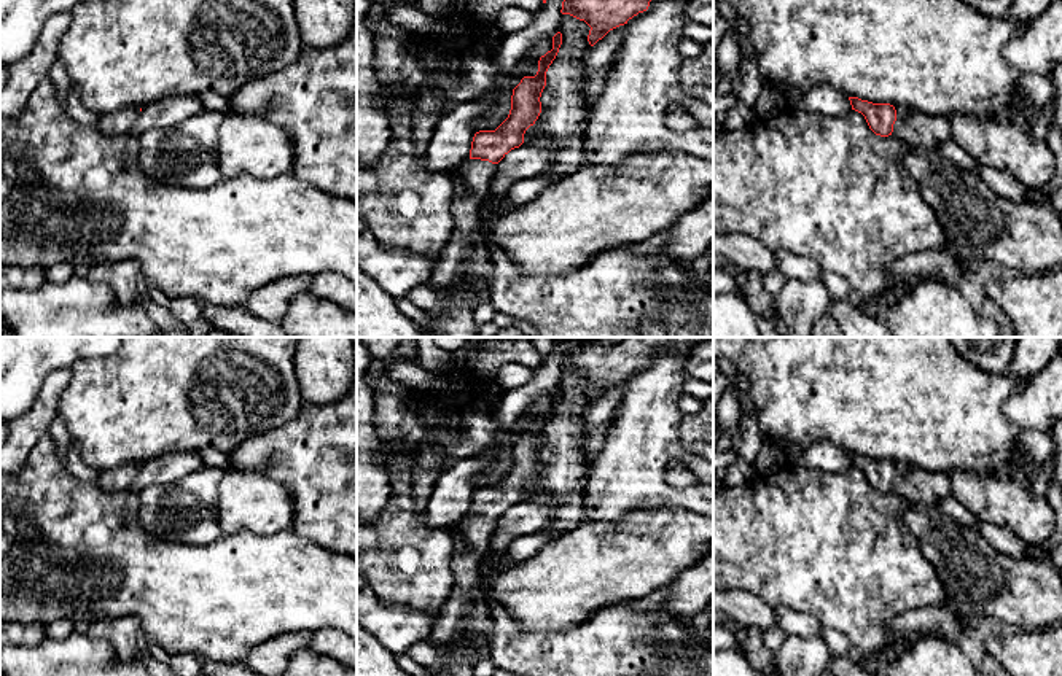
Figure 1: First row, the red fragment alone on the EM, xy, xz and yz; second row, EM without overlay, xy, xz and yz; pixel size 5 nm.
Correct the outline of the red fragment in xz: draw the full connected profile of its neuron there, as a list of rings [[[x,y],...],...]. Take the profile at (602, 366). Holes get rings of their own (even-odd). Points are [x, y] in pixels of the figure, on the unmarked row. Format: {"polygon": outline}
{"polygon": [[[626,337],[615,345],[591,340],[565,353],[560,369],[584,377],[591,383],[588,398],[594,402],[610,387],[646,367],[656,352],[694,347],[707,339],[710,337]]]}

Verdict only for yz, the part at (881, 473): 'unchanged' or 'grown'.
grown

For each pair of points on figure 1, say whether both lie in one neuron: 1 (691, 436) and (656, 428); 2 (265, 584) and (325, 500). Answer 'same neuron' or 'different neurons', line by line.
1: different neurons
2: different neurons

